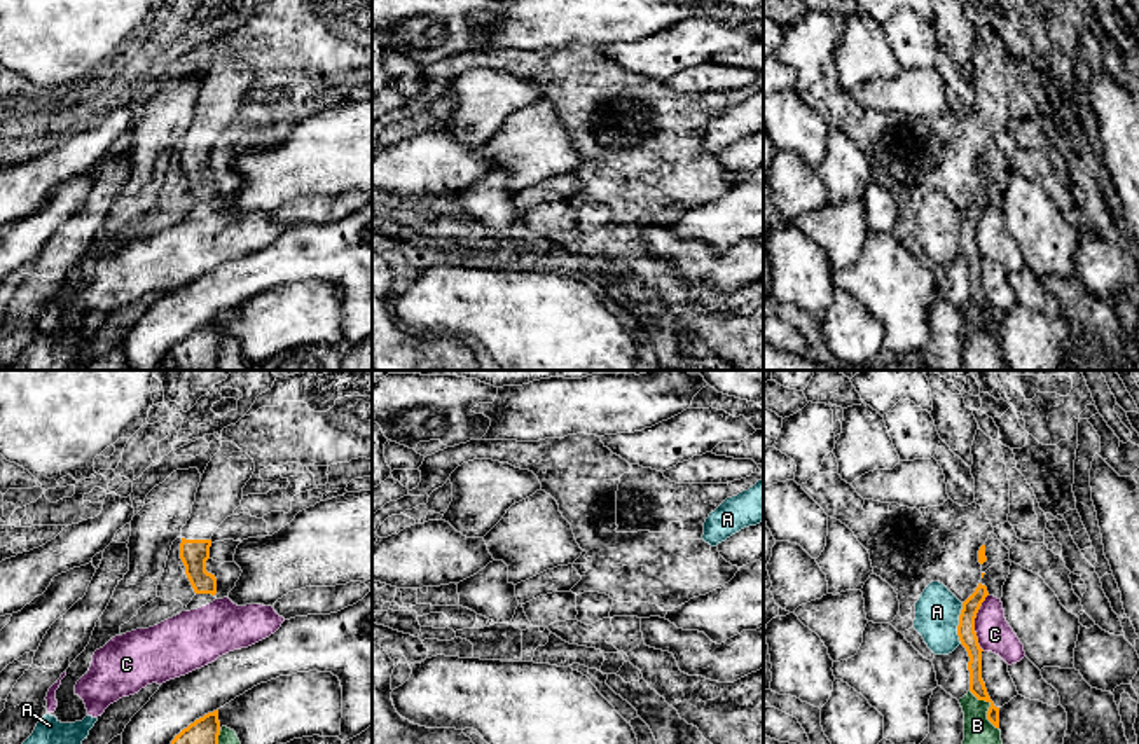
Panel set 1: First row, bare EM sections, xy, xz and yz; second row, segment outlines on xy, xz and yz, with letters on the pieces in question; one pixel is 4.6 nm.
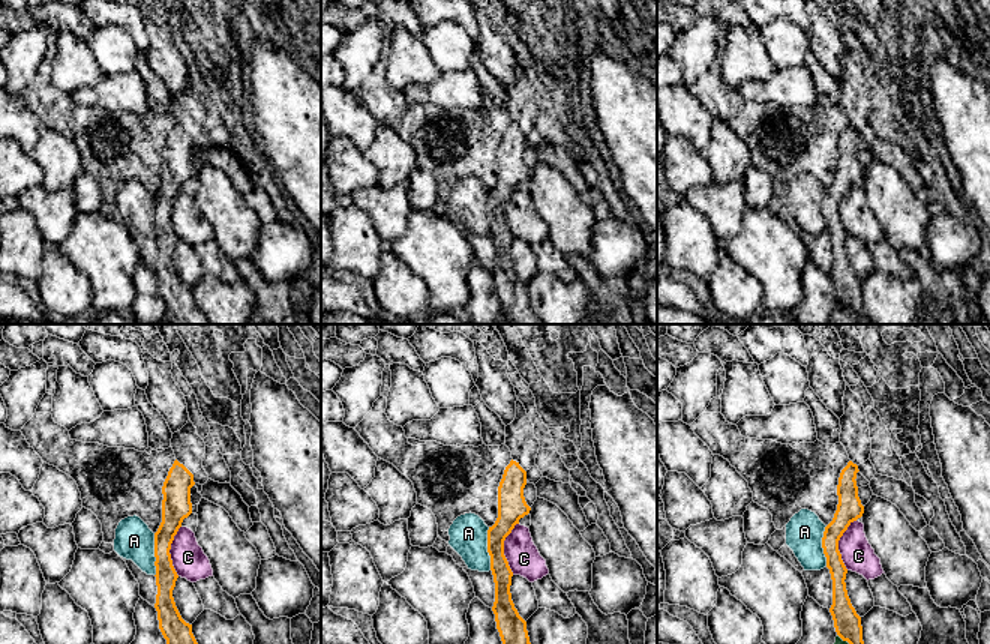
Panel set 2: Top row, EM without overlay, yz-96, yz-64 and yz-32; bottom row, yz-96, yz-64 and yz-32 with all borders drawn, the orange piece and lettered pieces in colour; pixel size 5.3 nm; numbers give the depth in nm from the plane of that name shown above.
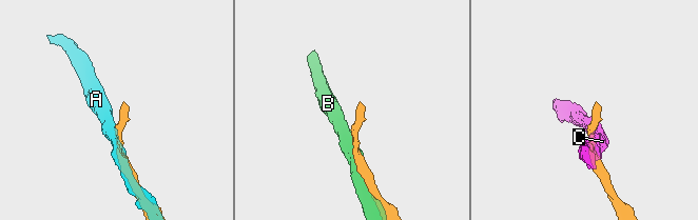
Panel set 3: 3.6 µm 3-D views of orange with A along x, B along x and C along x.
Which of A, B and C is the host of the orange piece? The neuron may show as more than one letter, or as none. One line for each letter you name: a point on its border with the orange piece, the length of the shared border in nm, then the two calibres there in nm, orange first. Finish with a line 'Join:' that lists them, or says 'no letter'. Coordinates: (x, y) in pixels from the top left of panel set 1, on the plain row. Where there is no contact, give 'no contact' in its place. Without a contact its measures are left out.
Join: no letter

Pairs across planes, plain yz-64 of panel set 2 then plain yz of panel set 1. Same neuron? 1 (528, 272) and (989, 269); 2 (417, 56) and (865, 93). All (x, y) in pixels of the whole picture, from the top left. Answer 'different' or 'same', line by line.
1: same
2: different

